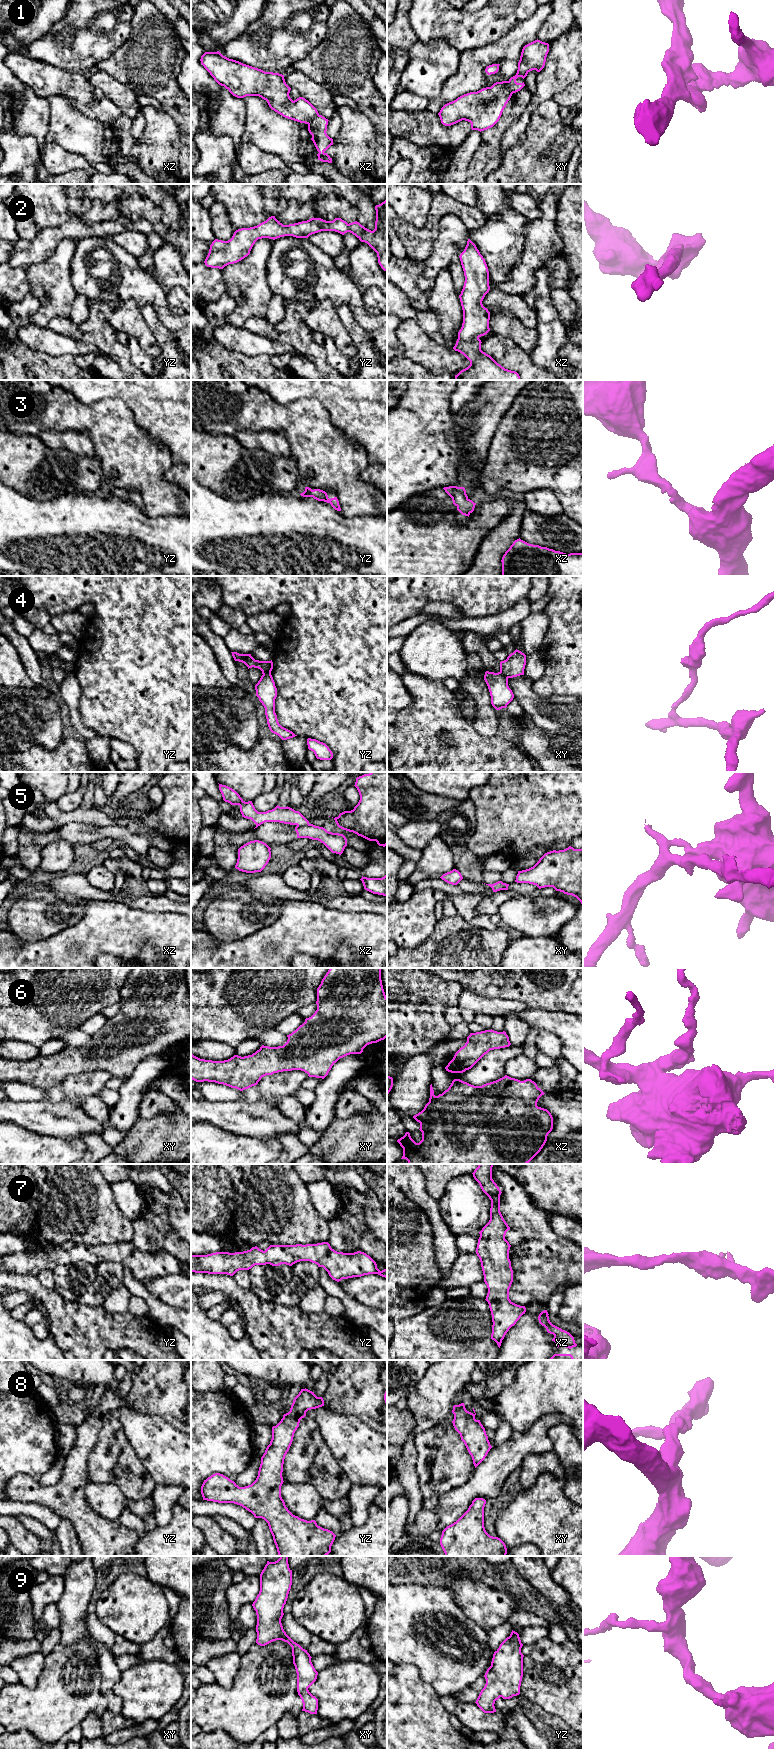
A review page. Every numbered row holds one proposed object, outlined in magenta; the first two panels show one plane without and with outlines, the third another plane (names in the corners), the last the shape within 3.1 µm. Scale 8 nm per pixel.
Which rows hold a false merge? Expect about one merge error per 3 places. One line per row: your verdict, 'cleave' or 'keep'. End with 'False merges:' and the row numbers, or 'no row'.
1: cleave
2: keep
3: keep
4: cleave
5: cleave
6: keep
7: keep
8: keep
9: keep
False merges: 1, 4, 5

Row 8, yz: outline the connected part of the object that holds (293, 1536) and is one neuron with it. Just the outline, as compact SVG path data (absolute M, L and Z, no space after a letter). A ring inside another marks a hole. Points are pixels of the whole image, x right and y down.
M306 1388L301 1389L294 1398L290 1411L272 1427L272 1439L261 1457L258 1476L251 1485L239 1487L223 1474L215 1473L204 1480L201 1486L203 1500L234 1503L251 1512L255 1518L264 1519L268 1523L279 1556L327 1556L336 1537L332 1531L318 1526L315 1520L307 1521L293 1515L281 1497L284 1459L292 1444L294 1433L308 1410L322 1406L324 1406L322 1397L317 1397Z

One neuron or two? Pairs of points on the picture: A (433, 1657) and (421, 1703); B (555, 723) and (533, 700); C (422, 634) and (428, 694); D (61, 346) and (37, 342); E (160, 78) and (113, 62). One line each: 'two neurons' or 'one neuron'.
A: two neurons
B: one neuron
C: two neurons
D: one neuron
E: one neuron

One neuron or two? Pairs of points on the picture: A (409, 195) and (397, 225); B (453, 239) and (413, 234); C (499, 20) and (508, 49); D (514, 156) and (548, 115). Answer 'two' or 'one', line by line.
A: two
B: two
C: two
D: one

